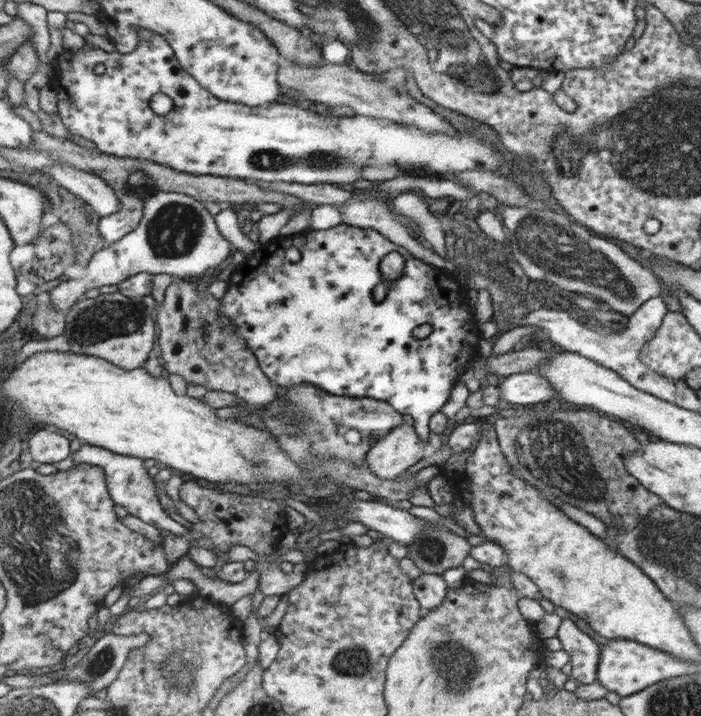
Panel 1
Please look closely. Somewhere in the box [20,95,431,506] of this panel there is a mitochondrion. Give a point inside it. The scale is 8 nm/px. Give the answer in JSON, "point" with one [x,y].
{"point":[96,324]}

